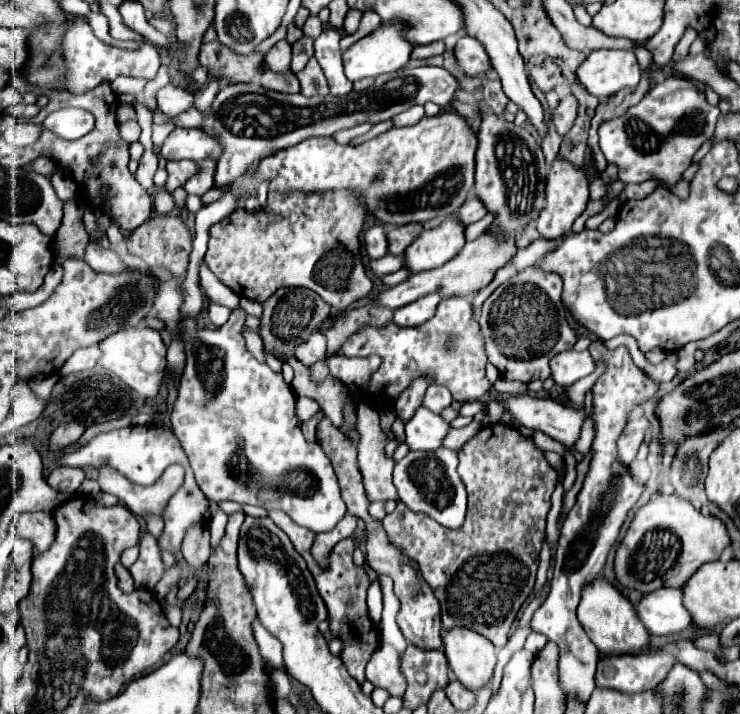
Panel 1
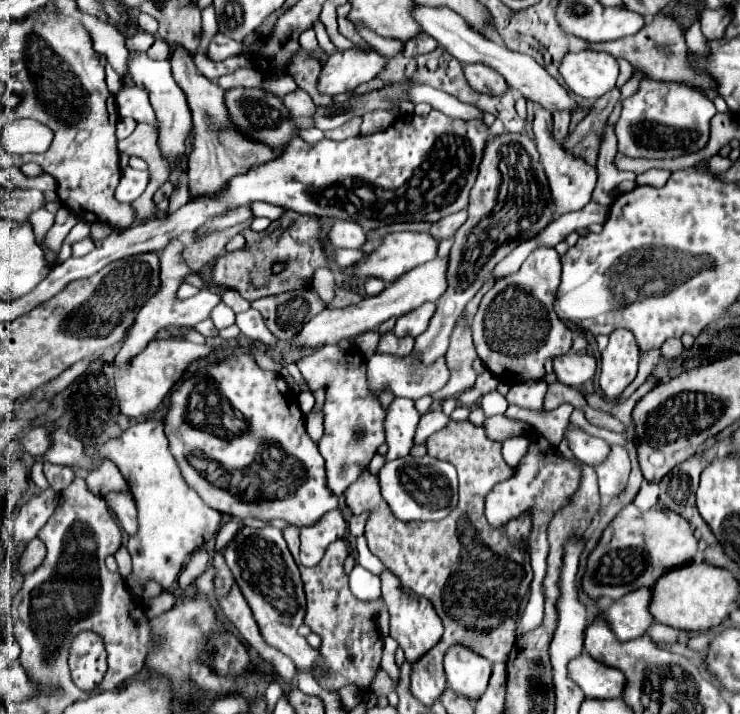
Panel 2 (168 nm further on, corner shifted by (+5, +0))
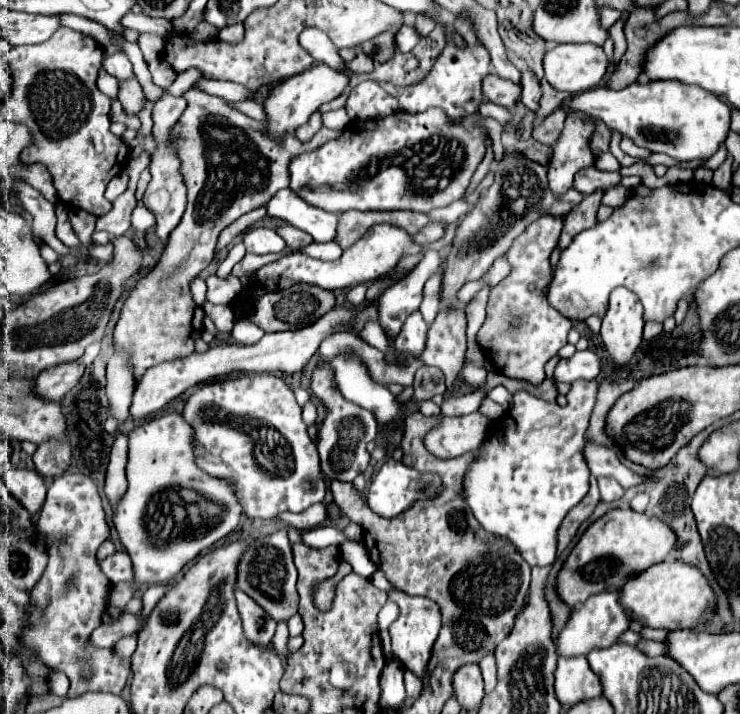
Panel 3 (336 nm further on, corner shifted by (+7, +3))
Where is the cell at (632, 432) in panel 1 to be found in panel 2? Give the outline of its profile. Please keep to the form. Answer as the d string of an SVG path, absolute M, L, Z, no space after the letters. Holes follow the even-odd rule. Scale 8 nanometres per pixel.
M611 445L611 451L605 457L605 461L595 465L601 497L613 499L615 495L619 495L627 483L629 471L631 471L631 461L627 449L621 445Z

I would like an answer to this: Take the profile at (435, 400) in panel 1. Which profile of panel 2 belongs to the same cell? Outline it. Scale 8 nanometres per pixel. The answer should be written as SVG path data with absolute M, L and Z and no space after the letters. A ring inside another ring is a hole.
M373 355L367 361L367 381L369 381L369 389L373 393L373 397L379 399L379 395L389 389L395 397L407 397L407 399L421 399L425 395L431 395L439 389L445 387L445 383L449 381L449 369L445 365L445 359L441 357L437 363L433 363L429 369L425 369L423 365L417 365L417 361L413 361L413 357L389 357L389 355Z

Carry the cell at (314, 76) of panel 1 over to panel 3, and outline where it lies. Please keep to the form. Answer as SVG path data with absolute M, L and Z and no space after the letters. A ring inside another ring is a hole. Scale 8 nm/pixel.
M315 112L315 114L311 116L311 122L307 122L307 126L303 126L303 130L297 130L295 136L297 136L301 142L309 142L309 140L317 134L319 128L321 128L321 112Z

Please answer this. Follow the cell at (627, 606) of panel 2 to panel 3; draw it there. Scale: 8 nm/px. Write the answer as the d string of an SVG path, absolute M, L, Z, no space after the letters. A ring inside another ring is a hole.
M603 592L591 596L587 602L575 606L571 616L567 618L559 638L555 640L557 656L563 658L577 658L587 656L593 648L609 648L617 642L617 636L629 628L629 618L625 610L619 606L619 592Z

